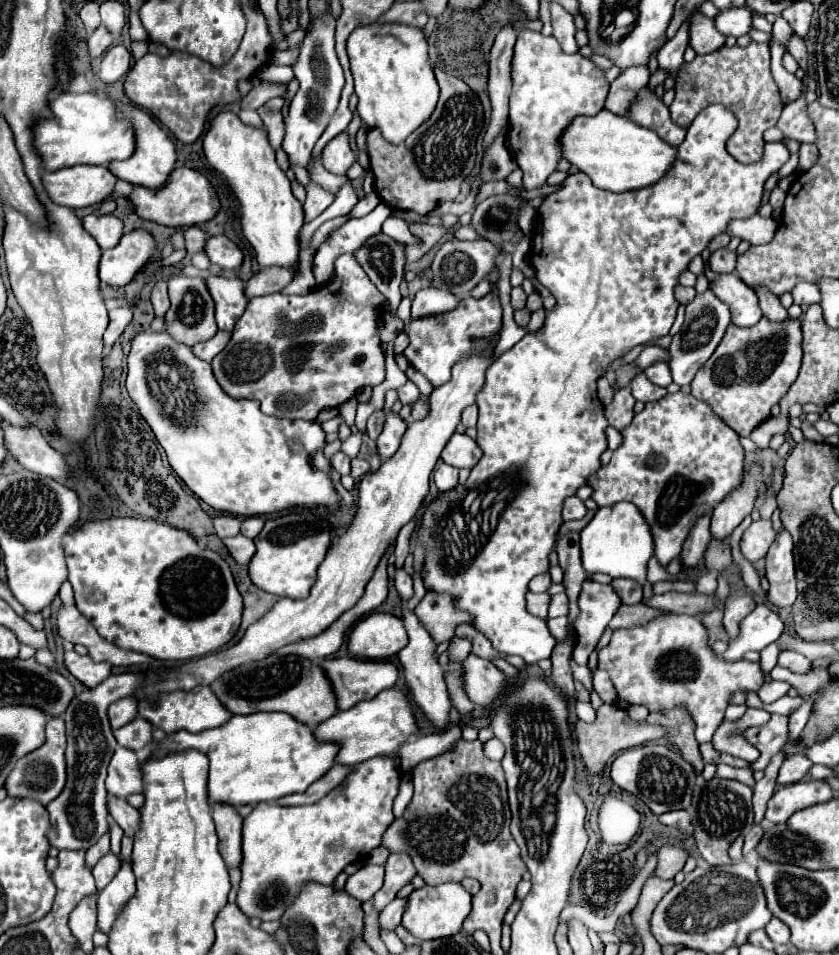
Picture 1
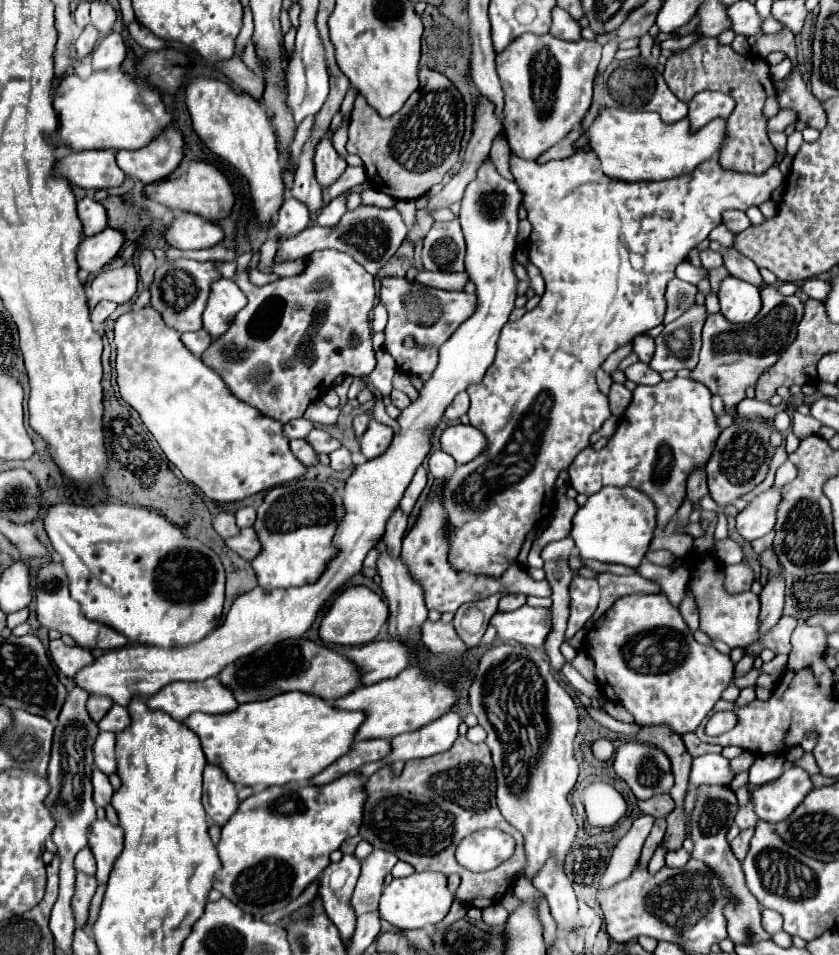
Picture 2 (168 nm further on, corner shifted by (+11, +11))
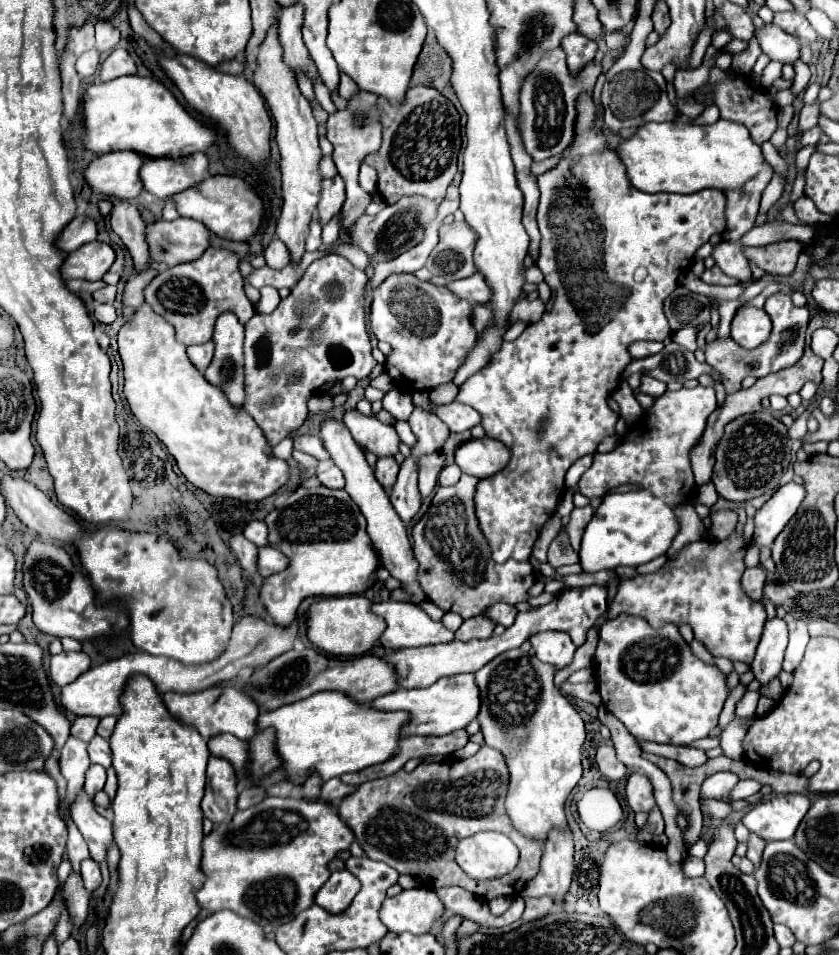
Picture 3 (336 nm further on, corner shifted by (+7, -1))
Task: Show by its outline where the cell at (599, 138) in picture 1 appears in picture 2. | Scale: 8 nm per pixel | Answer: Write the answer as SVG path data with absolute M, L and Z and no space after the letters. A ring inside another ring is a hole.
M604 108L586 128L590 150L602 162L606 176L638 182L638 180L666 180L692 172L700 162L718 156L724 140L724 120L712 120L698 132L690 134L688 118L676 124L664 124L656 112L626 112L620 108Z

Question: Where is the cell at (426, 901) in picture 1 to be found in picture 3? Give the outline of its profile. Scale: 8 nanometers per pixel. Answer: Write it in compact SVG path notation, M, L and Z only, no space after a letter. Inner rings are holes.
M430 888L402 890L398 896L386 898L380 906L380 920L396 934L430 932L434 922L442 916L442 902Z

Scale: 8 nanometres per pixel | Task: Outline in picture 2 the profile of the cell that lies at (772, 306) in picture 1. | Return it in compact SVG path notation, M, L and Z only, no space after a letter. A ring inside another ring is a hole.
M728 248L724 252L724 266L726 266L726 270L732 276L736 276L736 278L740 278L740 280L744 280L744 282L748 282L748 284L752 284L756 288L762 288L764 280L760 276L758 266L752 264L752 260L748 260L746 256L742 256L734 248Z

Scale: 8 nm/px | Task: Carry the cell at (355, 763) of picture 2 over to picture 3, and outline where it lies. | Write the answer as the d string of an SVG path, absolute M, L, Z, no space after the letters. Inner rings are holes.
M456 730L456 732L444 734L444 736L408 736L408 738L404 738L400 742L400 750L392 760L388 760L388 762L384 762L380 766L360 770L356 774L344 774L342 782L358 786L358 784L364 784L364 782L374 780L374 778L390 776L390 774L398 772L410 758L418 758L418 756L448 756L454 750L464 748L466 742L468 742L466 730Z

